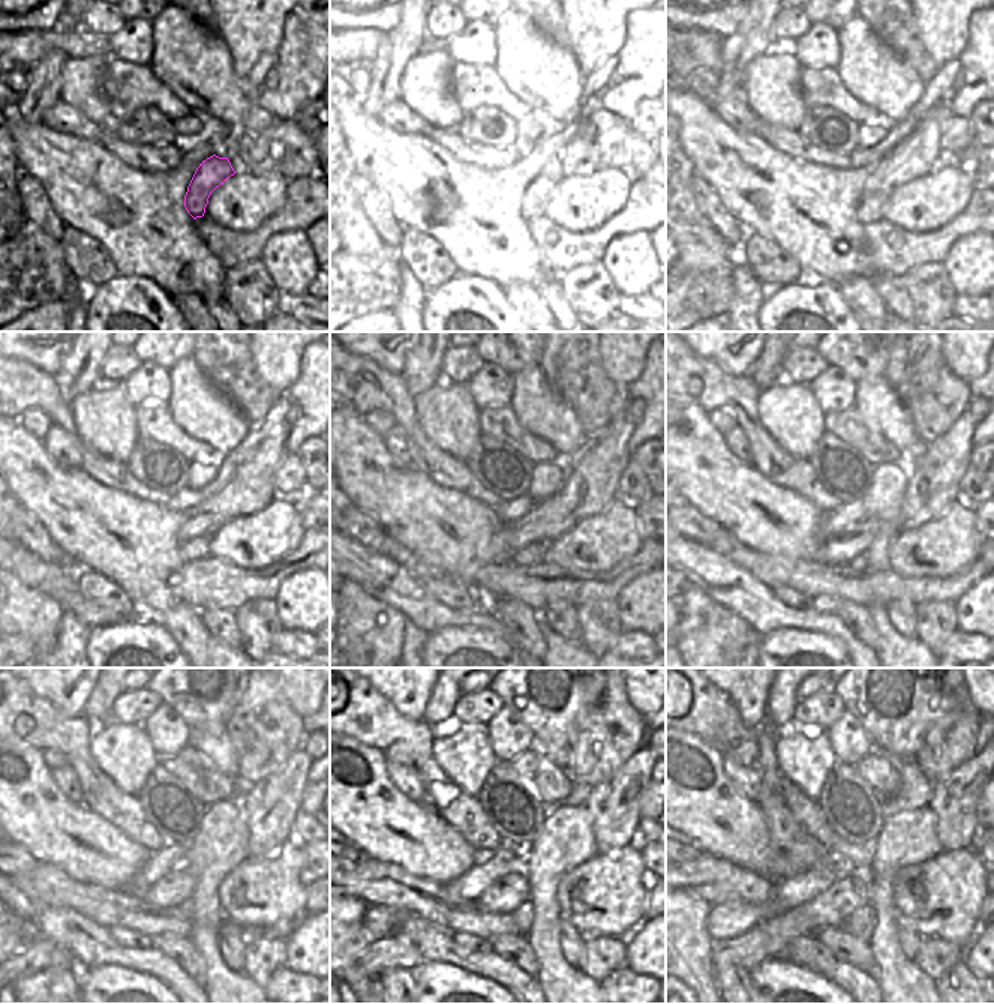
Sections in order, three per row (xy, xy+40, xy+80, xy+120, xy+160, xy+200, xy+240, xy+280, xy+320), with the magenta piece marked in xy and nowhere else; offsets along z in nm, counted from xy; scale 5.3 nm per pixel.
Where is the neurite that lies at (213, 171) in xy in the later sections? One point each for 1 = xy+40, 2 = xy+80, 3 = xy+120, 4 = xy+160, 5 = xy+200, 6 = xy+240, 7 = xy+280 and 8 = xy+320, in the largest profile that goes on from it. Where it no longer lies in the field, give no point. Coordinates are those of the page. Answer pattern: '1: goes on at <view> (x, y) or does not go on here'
1: goes on at xy+40 (538, 192)
2: goes on at xy+80 (868, 209)
3: goes on at xy+120 (197, 548)
4: goes on at xy+160 (534, 553)
5: goes on at xy+200 (859, 563)
6: goes on at xy+240 (186, 908)
7: goes on at xy+280 (522, 917)
8: goes on at xy+320 (861, 923)

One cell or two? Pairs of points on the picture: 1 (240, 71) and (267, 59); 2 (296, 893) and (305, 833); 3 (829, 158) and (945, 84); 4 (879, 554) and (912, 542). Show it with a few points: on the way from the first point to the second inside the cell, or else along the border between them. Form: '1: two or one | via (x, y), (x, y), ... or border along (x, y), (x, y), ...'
1: two | border along (276, 51), (266, 51), (243, 83)
2: two | border along (290, 841), (296, 841), (302, 847)
3: two | border along (846, 155), (850, 165)
4: two | border along (900, 532), (889, 547), (888, 568)

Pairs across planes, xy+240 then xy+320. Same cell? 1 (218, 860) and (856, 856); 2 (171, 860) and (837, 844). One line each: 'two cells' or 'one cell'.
1: two cells
2: two cells

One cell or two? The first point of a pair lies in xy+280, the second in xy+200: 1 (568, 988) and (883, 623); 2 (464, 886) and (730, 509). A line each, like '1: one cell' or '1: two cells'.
1: one cell
2: two cells

